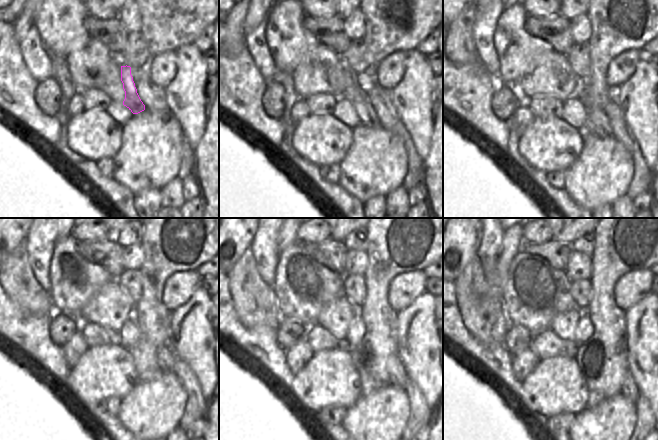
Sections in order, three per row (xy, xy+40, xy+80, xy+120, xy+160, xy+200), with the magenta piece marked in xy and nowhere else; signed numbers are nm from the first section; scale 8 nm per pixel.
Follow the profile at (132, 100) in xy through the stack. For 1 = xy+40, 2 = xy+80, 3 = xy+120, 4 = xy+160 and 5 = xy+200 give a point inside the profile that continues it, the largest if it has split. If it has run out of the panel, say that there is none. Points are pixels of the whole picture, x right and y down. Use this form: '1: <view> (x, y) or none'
1: xy+40 (355, 95)
2: xy+80 (595, 115)
3: xy+120 (165, 355)
4: xy+160 (395, 367)
5: xy+200 (630, 390)

